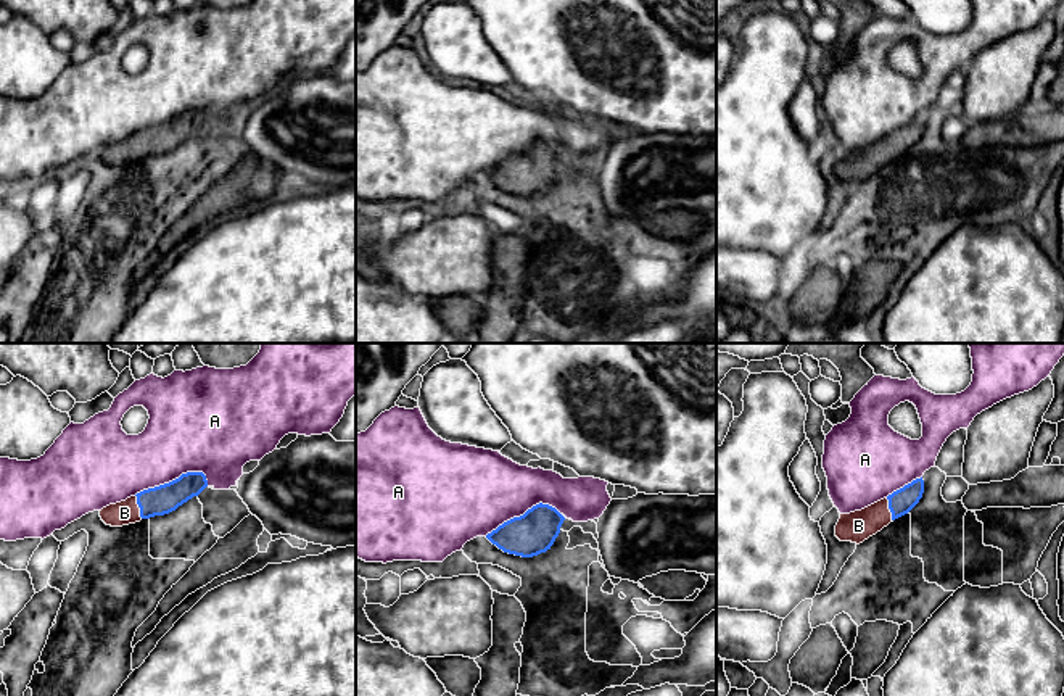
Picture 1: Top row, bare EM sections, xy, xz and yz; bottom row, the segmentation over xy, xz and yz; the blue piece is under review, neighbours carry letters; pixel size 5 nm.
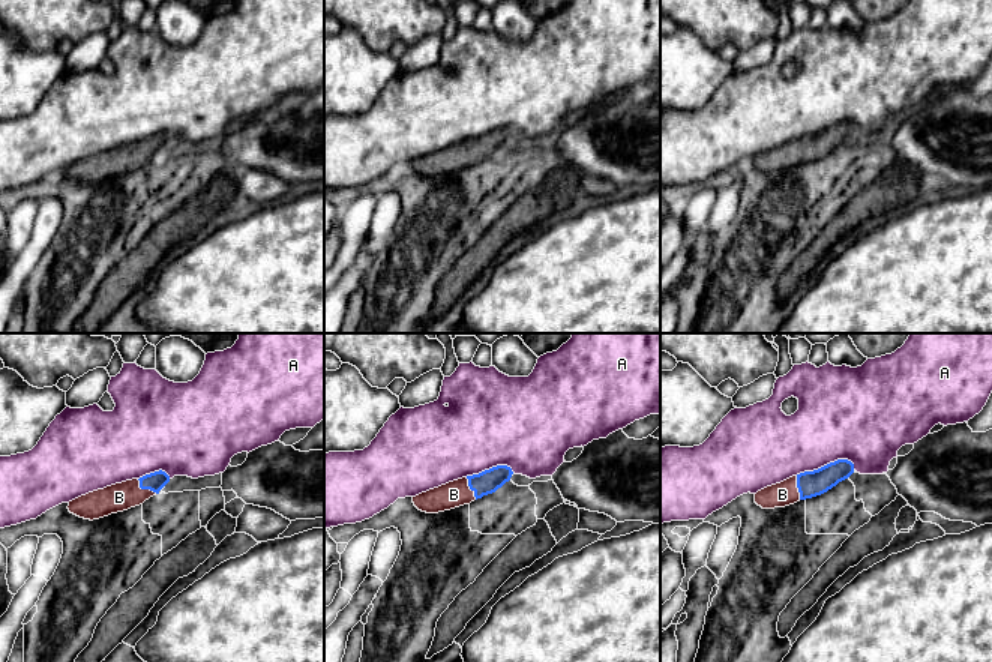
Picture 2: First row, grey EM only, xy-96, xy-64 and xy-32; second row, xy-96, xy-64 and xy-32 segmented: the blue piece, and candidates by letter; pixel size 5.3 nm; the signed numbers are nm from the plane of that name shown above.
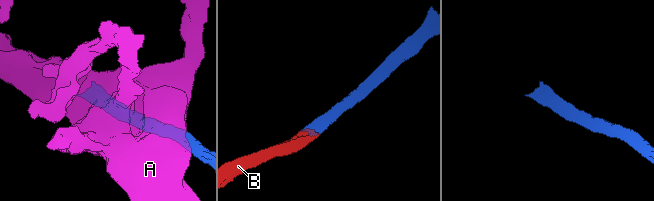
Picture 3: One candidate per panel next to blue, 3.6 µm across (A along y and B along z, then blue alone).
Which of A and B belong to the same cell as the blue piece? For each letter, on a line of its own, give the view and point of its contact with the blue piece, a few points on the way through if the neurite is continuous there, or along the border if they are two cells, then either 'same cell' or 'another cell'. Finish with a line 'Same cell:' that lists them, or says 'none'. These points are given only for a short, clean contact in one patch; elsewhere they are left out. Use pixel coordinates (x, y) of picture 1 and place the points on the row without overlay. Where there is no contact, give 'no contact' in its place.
A: meets blue in xy at (173, 120); another cell
B: meets blue in xy at (139, 145); runs through xy (161, 139), (139, 145), (124, 152); same cell
Same cell: B

